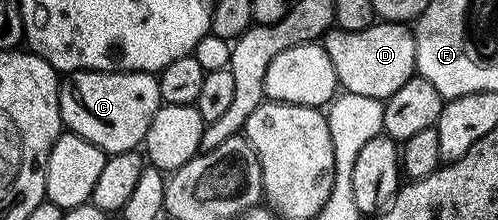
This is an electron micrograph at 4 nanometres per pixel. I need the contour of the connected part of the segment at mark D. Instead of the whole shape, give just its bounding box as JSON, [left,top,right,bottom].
[322,21,415,101]

